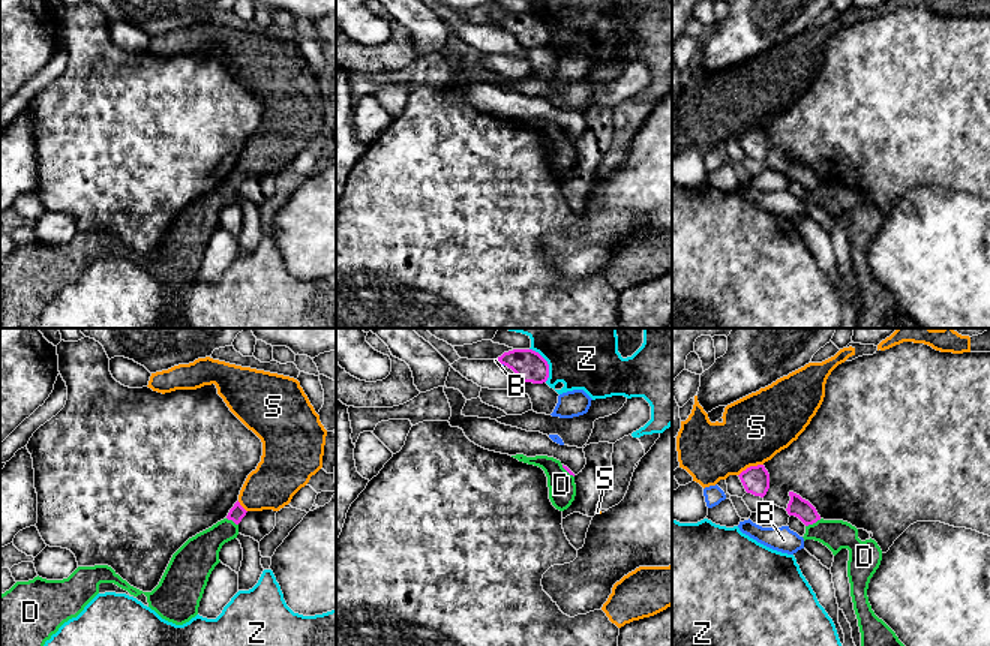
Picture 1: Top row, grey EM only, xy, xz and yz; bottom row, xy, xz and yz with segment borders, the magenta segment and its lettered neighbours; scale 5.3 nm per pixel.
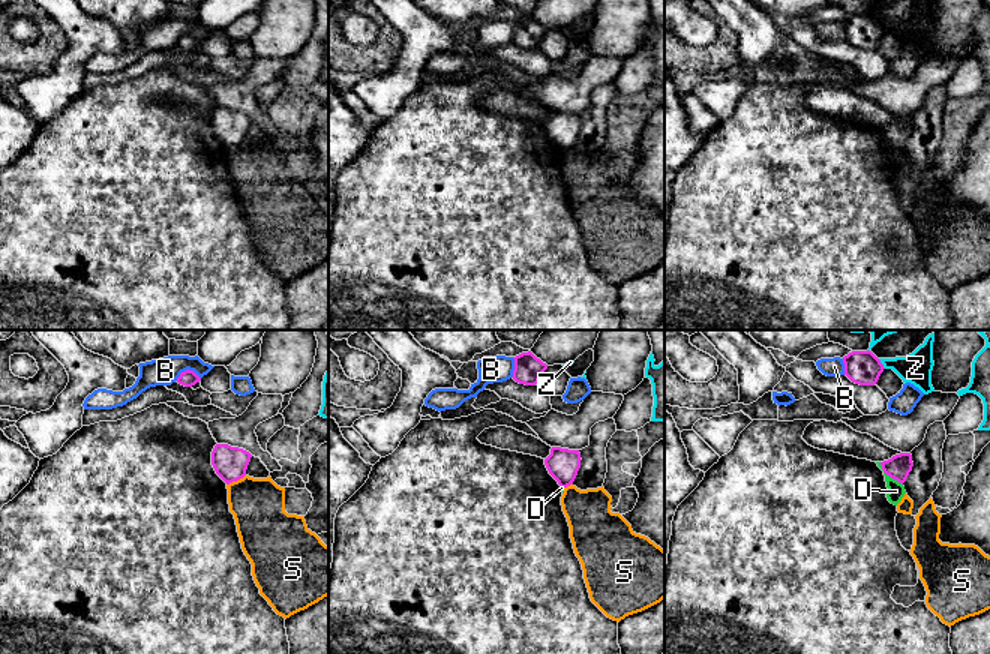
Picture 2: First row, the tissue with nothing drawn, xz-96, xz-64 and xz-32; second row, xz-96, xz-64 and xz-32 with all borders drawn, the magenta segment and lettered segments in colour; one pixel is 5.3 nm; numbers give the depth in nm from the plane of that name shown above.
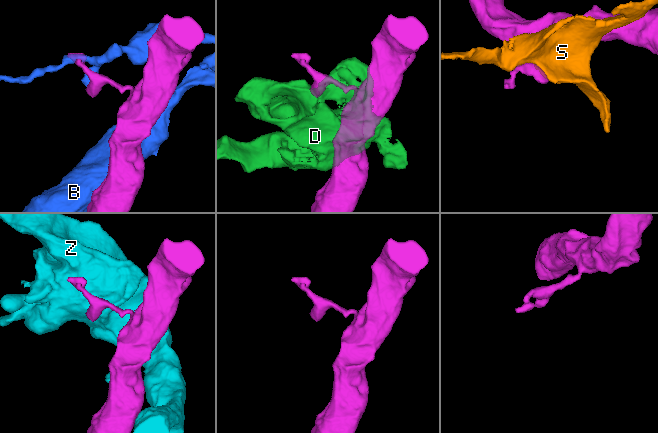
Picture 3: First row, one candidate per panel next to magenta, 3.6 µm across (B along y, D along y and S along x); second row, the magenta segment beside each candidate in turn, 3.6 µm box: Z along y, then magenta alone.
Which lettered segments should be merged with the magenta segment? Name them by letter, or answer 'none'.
none

